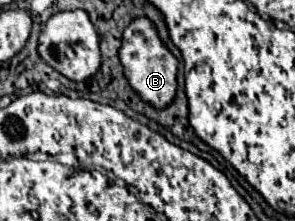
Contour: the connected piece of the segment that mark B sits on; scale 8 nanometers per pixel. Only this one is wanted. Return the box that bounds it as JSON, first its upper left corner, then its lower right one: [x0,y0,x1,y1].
[118,17,178,109]

